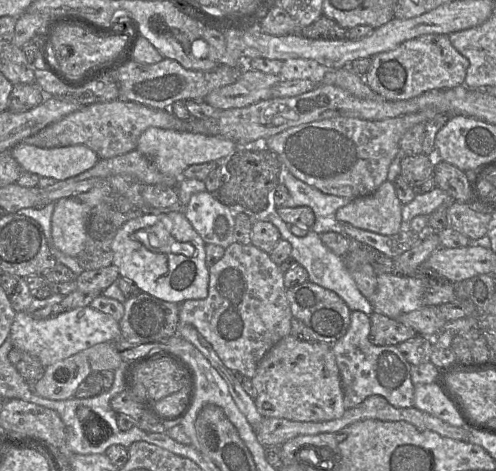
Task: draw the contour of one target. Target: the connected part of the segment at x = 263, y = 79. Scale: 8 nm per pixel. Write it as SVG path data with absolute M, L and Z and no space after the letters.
M244 67L239 79L210 92L204 101L217 110L243 108L259 101L271 99L272 87L280 77Z

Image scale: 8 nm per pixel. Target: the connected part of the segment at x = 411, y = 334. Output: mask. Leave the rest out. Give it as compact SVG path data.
M373 312L370 315L371 330L369 340L374 345L395 345L414 338L418 333L397 319L389 318L384 314Z

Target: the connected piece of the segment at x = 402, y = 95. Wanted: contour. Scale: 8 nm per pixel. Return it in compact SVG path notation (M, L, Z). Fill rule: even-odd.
M425 34L407 40L396 48L373 56L371 66L363 76L368 86L382 99L408 100L433 89L448 89L465 85L469 60L451 43L447 34Z

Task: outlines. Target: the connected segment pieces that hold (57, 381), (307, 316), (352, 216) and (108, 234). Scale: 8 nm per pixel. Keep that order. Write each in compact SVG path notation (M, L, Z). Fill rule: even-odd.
M103 342L84 349L68 358L57 361L44 369L43 375L35 382L35 392L47 399L64 400L74 397L79 384L92 372L115 370L122 362L115 342Z
M308 280L301 285L286 289L286 298L293 317L303 322L310 329L312 339L315 341L333 345L348 331L352 311L334 291Z
M386 180L373 194L352 199L339 208L336 218L363 230L394 235L404 228L402 206L394 183Z
M120 174L105 178L89 191L73 197L90 208L85 246L76 257L83 270L96 270L113 264L112 243L120 227L129 220L150 214L150 207L142 197L143 186L136 178Z

